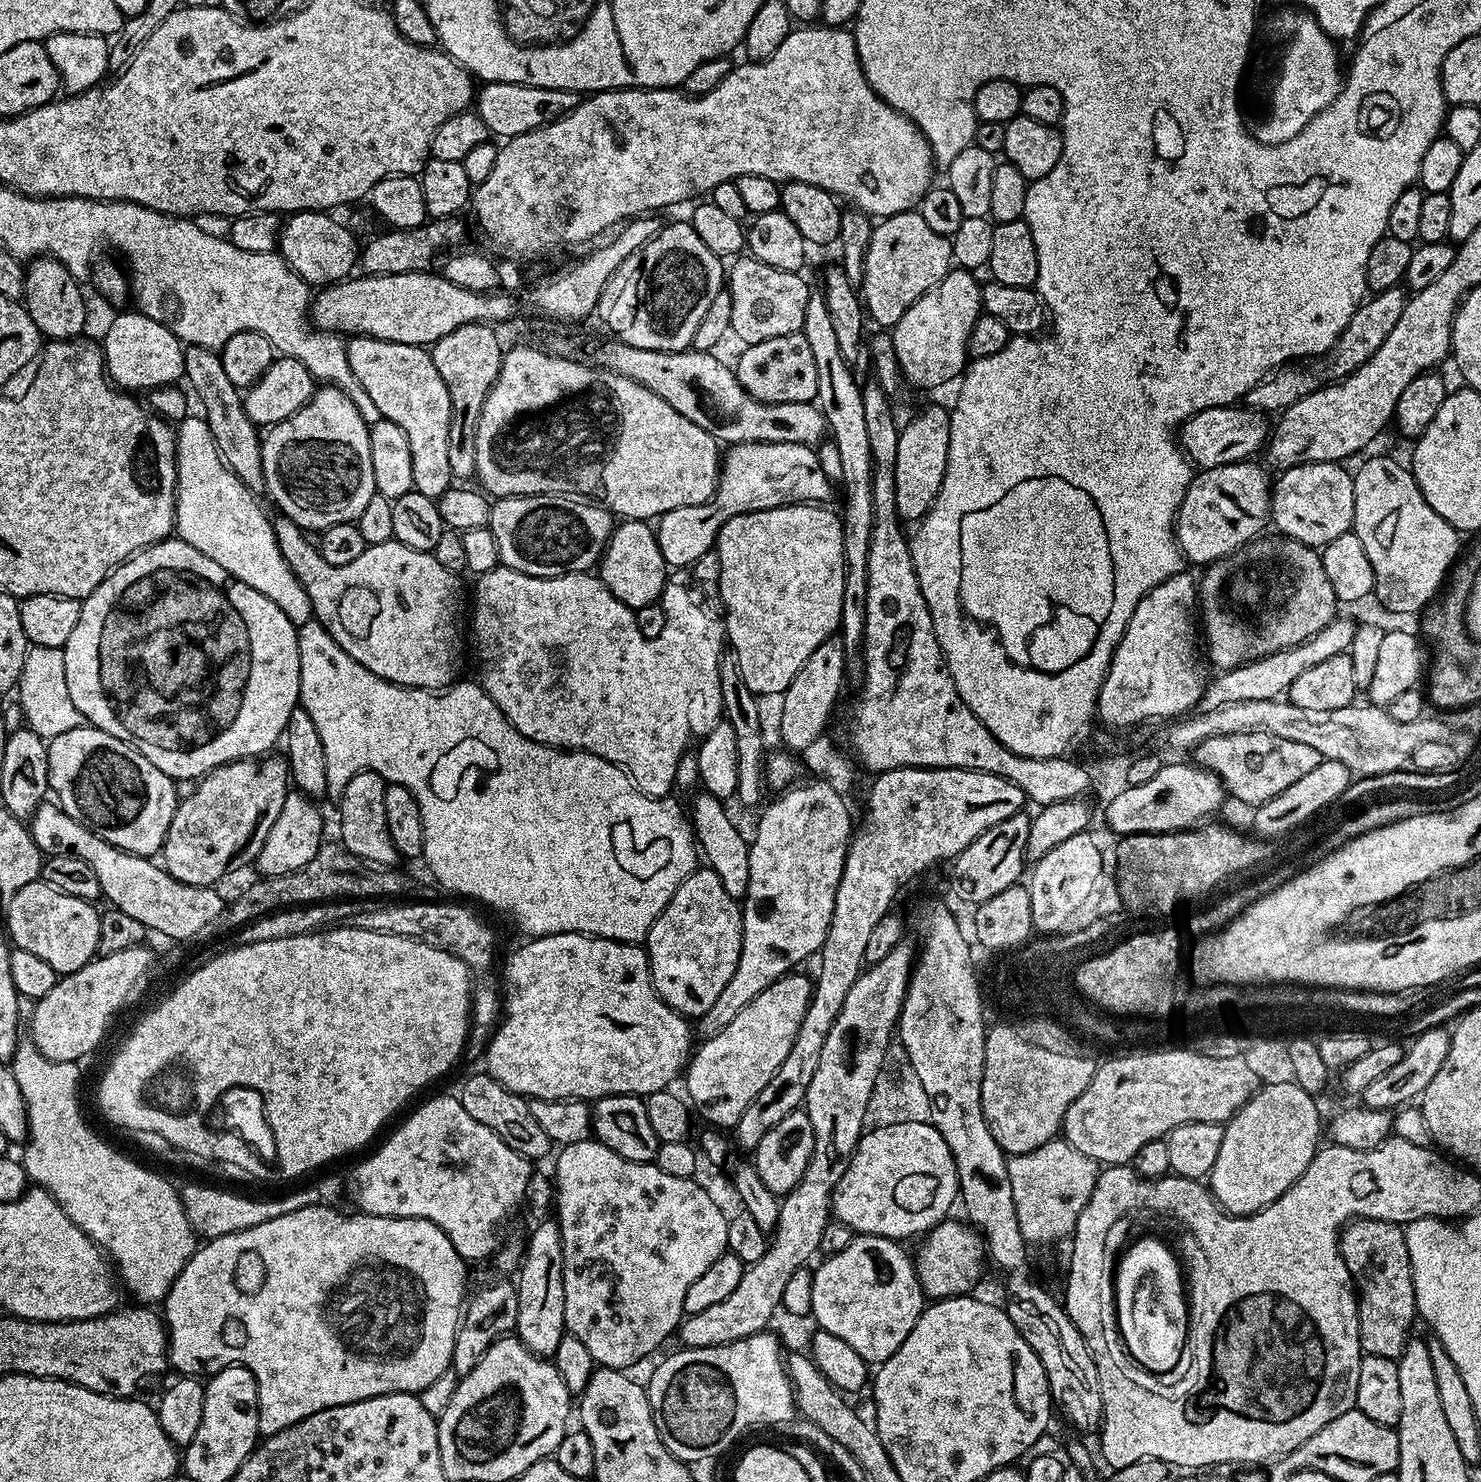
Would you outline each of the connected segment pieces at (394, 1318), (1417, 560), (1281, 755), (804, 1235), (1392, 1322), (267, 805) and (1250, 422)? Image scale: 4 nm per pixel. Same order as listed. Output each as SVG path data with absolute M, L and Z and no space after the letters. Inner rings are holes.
M318 1203L318 1204L314 1204L314 1205L310 1205L310 1206L308 1206L308 1207L307 1207L307 1208L305 1208L305 1209L300 1209L300 1210L298 1210L298 1211L297 1211L297 1212L294 1212L294 1213L288 1213L288 1214L286 1214L286 1215L285 1215L285 1216L284 1216L284 1217L278 1217L278 1218L273 1218L273 1219L271 1219L271 1220L270 1220L270 1221L268 1221L268 1222L262 1222L262 1224L261 1224L261 1225L258 1225L258 1226L252 1226L252 1227L251 1227L251 1228L249 1228L249 1229L246 1229L246 1230L245 1230L245 1232L244 1232L244 1233L242 1233L242 1232L240 1232L240 1233L232 1233L232 1234L226 1234L226 1235L225 1235L225 1236L224 1236L224 1237L214 1237L214 1238L212 1238L212 1239L209 1239L209 1240L208 1240L208 1241L207 1241L207 1243L205 1243L205 1244L204 1244L204 1245L206 1245L206 1246L205 1246L205 1248L204 1248L204 1245L203 1245L203 1246L200 1246L200 1247L197 1247L197 1249L196 1249L196 1251L195 1251L195 1252L193 1252L193 1253L192 1253L192 1256L191 1256L191 1257L190 1257L190 1259L189 1259L189 1260L188 1260L188 1261L187 1261L187 1262L186 1262L186 1266L185 1266L185 1267L184 1267L184 1269L183 1269L183 1270L182 1270L182 1274L178 1274L178 1278L177 1278L177 1279L176 1279L176 1281L175 1281L175 1282L174 1282L174 1286L170 1286L170 1290L169 1290L169 1291L168 1291L168 1294L167 1294L167 1296L165 1296L165 1297L164 1297L164 1299L163 1299L163 1301L162 1301L162 1319L163 1319L163 1321L164 1321L164 1323L165 1323L165 1325L166 1325L166 1327L167 1327L167 1329L168 1329L168 1362L169 1362L169 1365L171 1365L171 1367L172 1367L172 1368L173 1368L173 1369L174 1369L174 1368L175 1368L175 1367L176 1367L176 1368L177 1368L177 1370L178 1370L178 1371L177 1371L177 1373L180 1373L180 1374L183 1374L183 1375L186 1375L186 1376L195 1376L195 1377L199 1377L199 1376L200 1376L200 1375L201 1375L201 1373L200 1373L200 1372L204 1372L204 1373L203 1373L203 1374L211 1374L211 1373L213 1373L213 1372L220 1372L220 1371L222 1371L222 1369L223 1369L223 1368L229 1368L229 1366L231 1366L231 1365L232 1365L232 1364L240 1364L240 1365L242 1365L242 1367L243 1367L243 1368L248 1368L248 1369L249 1369L249 1370L250 1370L250 1372L251 1372L251 1373L253 1373L253 1374L254 1374L254 1378L255 1378L255 1379L256 1379L256 1389L257 1389L257 1390L258 1390L258 1398L259 1398L259 1399L260 1399L260 1436L261 1436L261 1437L266 1437L266 1436L273 1436L273 1435L274 1435L274 1434L278 1434L278 1433L279 1433L279 1432L281 1432L281 1431L282 1431L282 1430L283 1430L283 1429L284 1429L284 1428L288 1428L288 1427L290 1427L290 1426L291 1426L291 1425L292 1425L292 1424L297 1424L297 1423L298 1423L298 1422L302 1422L302 1418L310 1418L310 1414L318 1414L318 1410L326 1410L326 1409L327 1409L327 1408L333 1408L333 1407L334 1407L334 1406L342 1406L342 1405L343 1405L343 1404L349 1404L349 1403L350 1403L350 1402L358 1402L358 1401L359 1401L359 1400L365 1400L365 1399L366 1399L366 1398L374 1398L374 1397L375 1397L375 1396L381 1396L381 1395L382 1395L382 1394L394 1394L394 1393L395 1393L395 1392L411 1392L411 1393L413 1393L413 1394L418 1394L418 1393L419 1393L419 1392L421 1392L421 1391L422 1391L422 1389L423 1389L423 1388L425 1388L425 1387L426 1387L426 1386L430 1386L430 1382L434 1382L434 1378L438 1378L438 1374L442 1374L442 1373L443 1373L443 1372L444 1372L444 1371L446 1371L446 1369L448 1369L448 1368L450 1368L450 1367L452 1367L452 1351L453 1351L453 1350L454 1350L454 1338L455 1338L455 1337L456 1337L456 1331L457 1331L457 1330L459 1330L459 1328L460 1328L460 1322L461 1322L461 1319L462 1319L462 1309L463 1309L463 1308L464 1308L464 1307L465 1307L465 1304L466 1304L466 1293L467 1293L467 1292L468 1292L468 1291L469 1291L469 1288L468 1288L468 1268L469 1268L469 1265L468 1265L468 1264L467 1264L467 1263L466 1263L466 1262L465 1262L465 1260L463 1260L463 1258L462 1258L462 1257L461 1257L461 1256L460 1256L460 1255L459 1255L459 1254L458 1254L458 1250L454 1250L454 1246L453 1246L453 1245L452 1245L452 1243L451 1243L451 1242L450 1242L450 1238L446 1238L446 1234L445 1234L445 1233L444 1233L444 1231L443 1231L443 1230L441 1230L441 1228L436 1228L436 1227L435 1227L435 1226L434 1226L434 1222L430 1222L430 1221L429 1221L429 1220L419 1220L419 1219L418 1219L418 1218L402 1218L402 1217L401 1217L401 1216L369 1216L369 1215L367 1215L367 1214L355 1214L355 1215L356 1215L356 1216L347 1216L347 1214L346 1214L346 1213L344 1213L344 1212L335 1212L335 1210L334 1210L334 1209L332 1209L332 1208L328 1208L328 1209L326 1209L326 1210L325 1210L325 1212L324 1212L324 1207L325 1207L325 1205L324 1205L324 1204L323 1204L323 1203Z
M1388 456L1370 457L1360 469L1355 469L1352 481L1354 482L1352 526L1356 536L1362 538L1362 546L1366 549L1366 558L1370 558L1370 566L1374 566L1375 599L1380 599L1381 606L1388 612L1419 613L1427 608L1432 600L1437 599L1452 565L1458 559L1461 537L1457 529L1444 521L1430 506L1430 502L1426 502L1411 471Z
M1239 732L1215 736L1202 742L1194 750L1194 760L1199 767L1220 779L1225 793L1244 804L1259 806L1270 798L1282 794L1286 786L1298 782L1298 778L1310 774L1314 766L1318 766L1322 757L1318 750L1305 746L1303 742L1288 742L1286 738L1278 738L1265 732Z
M898 942L877 964L861 971L860 976L850 986L850 994L846 994L846 1002L842 1002L842 1010L838 1018L834 1018L834 1026L830 1026L830 1034L826 1034L826 1042L822 1045L822 1054L818 1058L818 1071L810 1082L810 1090L806 1097L806 1111L810 1118L810 1126L814 1130L814 1150L810 1154L810 1162L806 1166L806 1174L780 1200L776 1231L771 1233L766 1254L756 1264L745 1267L742 1282L734 1289L730 1298L710 1306L710 1310L701 1310L693 1316L685 1315L681 1319L678 1329L680 1344L685 1348L709 1348L722 1346L730 1342L738 1342L747 1336L753 1336L765 1331L769 1327L776 1308L781 1307L782 1290L786 1290L786 1282L794 1270L805 1267L808 1259L819 1253L822 1242L822 1230L826 1230L832 1216L832 1195L846 1174L846 1166L850 1166L850 1158L858 1146L866 1125L864 1120L868 1116L868 1103L871 1092L874 1090L875 1080L882 1076L880 1067L884 1064L884 1055L888 1052L888 1039L893 1039L894 1029L900 1019L900 1011L906 998L908 980L912 977L912 969L918 959L918 948L914 943Z
M1357 1218L1344 1225L1340 1234L1340 1256L1346 1262L1346 1270L1352 1276L1352 1283L1358 1293L1360 1321L1360 1350L1363 1355L1399 1360L1402 1350L1408 1345L1412 1319L1417 1319L1416 1296L1412 1293L1412 1266L1410 1250L1406 1250L1404 1228L1385 1220Z
M276 755L218 766L203 776L190 798L177 803L164 840L162 866L178 882L210 888L236 865L255 861L290 791L288 761Z
M1243 406L1204 408L1195 412L1178 429L1178 444L1185 456L1197 469L1226 466L1239 460L1255 457L1255 452L1265 447L1270 435L1269 417Z

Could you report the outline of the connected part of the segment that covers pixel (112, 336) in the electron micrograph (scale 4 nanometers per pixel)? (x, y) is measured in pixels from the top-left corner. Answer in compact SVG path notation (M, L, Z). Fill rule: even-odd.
M139 310L131 311L118 313L104 332L104 367L109 381L121 390L147 390L176 384L184 375L185 345L169 330L167 324Z

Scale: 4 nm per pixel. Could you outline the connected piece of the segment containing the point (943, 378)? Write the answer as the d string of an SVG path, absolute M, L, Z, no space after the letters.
M953 267L942 278L942 282L938 282L926 294L922 294L922 298L918 298L918 302L914 302L914 306L910 306L910 310L902 314L896 327L891 329L894 354L898 358L901 377L911 387L913 384L916 388L940 388L943 384L950 383L952 379L955 381L965 371L970 360L968 354L970 330L974 330L974 322L982 311L980 306L982 284L972 276L975 275L967 268Z

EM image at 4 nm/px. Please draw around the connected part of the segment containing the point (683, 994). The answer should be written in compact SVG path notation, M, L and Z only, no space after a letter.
M697 867L674 890L674 898L652 923L646 937L652 985L662 1003L685 1018L706 1014L738 970L743 929L741 905L726 894L722 878L710 867Z

